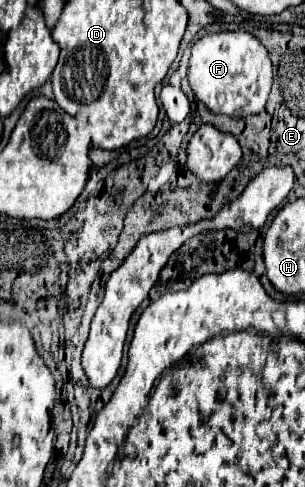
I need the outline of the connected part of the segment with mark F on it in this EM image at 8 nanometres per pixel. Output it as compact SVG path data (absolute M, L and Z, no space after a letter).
M220 31L200 37L188 61L188 83L194 95L212 111L230 117L260 113L272 85L272 63L266 47L248 31Z

